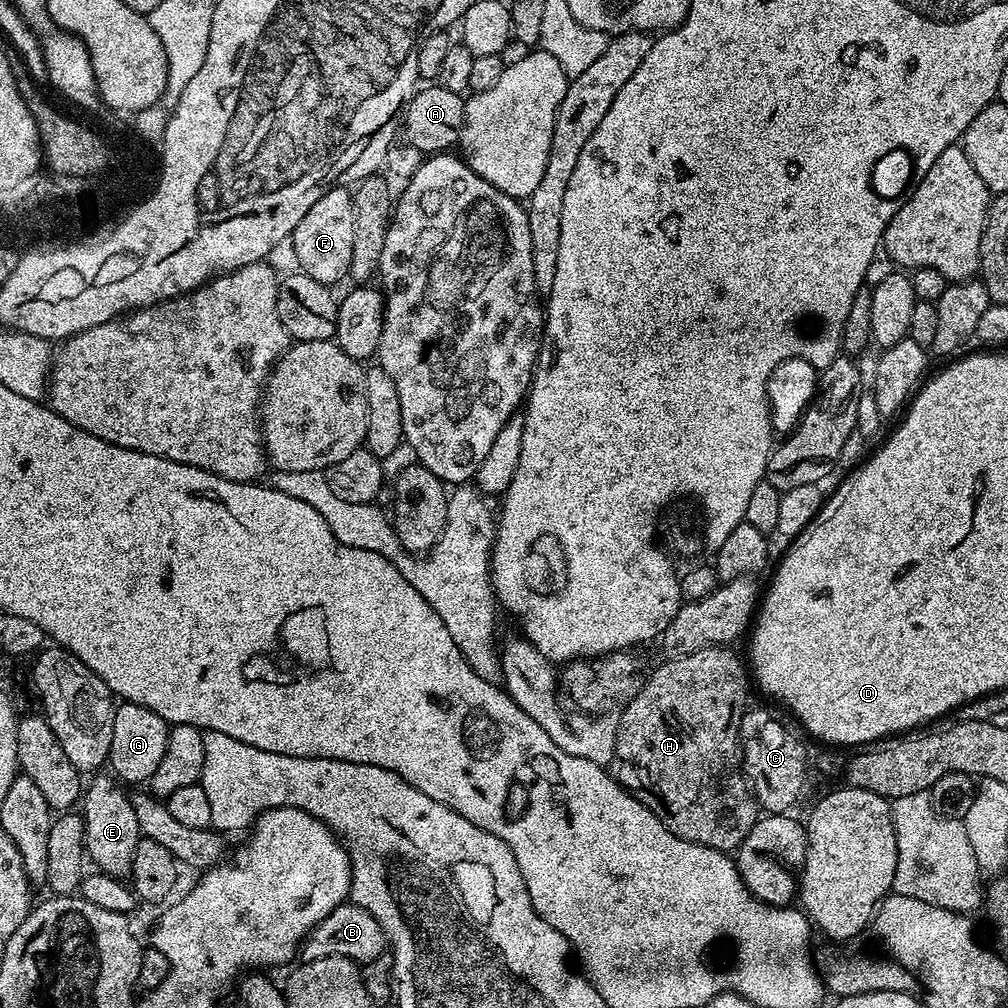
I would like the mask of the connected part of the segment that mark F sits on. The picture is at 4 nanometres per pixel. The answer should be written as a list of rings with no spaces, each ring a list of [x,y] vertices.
[[[344,186],[329,188],[310,210],[306,210],[306,218],[298,222],[292,231],[290,245],[296,255],[299,271],[329,286],[347,277],[350,266],[350,253],[354,251],[354,218],[356,217],[356,202],[351,191]]]

